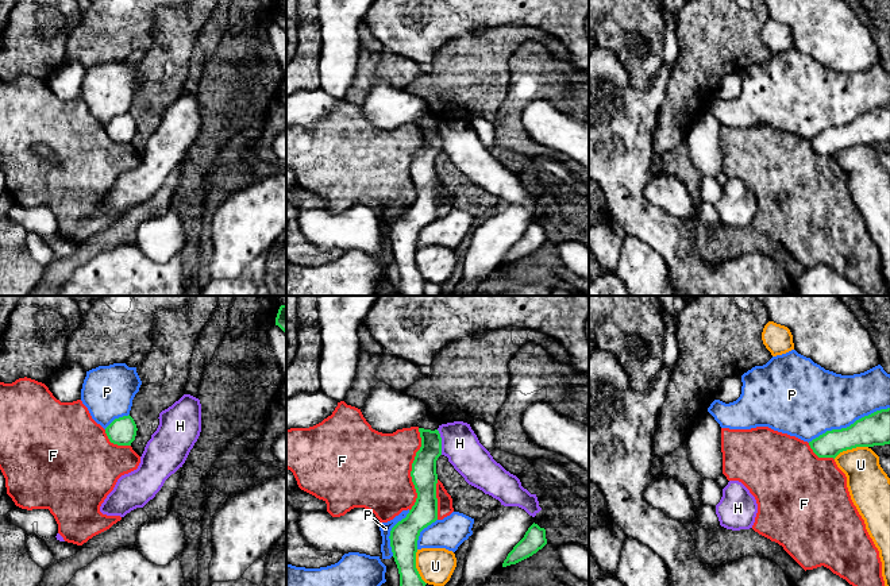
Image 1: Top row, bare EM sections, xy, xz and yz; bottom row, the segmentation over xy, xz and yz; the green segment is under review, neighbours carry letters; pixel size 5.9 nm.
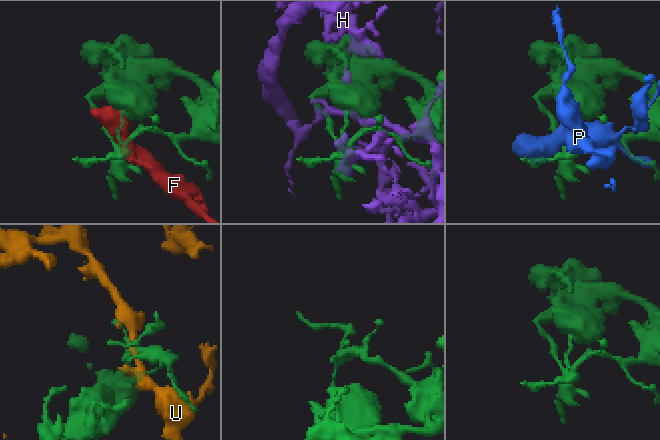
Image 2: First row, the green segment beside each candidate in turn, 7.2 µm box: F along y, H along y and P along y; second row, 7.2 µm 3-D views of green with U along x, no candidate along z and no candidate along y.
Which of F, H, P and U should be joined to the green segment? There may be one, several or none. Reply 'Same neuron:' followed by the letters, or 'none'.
Same neuron: none

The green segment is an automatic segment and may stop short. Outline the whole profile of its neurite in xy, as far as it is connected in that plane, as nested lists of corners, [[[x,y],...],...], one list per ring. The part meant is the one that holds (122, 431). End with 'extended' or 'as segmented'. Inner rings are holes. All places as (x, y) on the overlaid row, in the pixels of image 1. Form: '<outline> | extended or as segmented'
[[[130,415],[115,419],[105,428],[109,442],[117,446],[131,446],[131,443],[135,440],[136,431],[136,424]]] | as segmented

